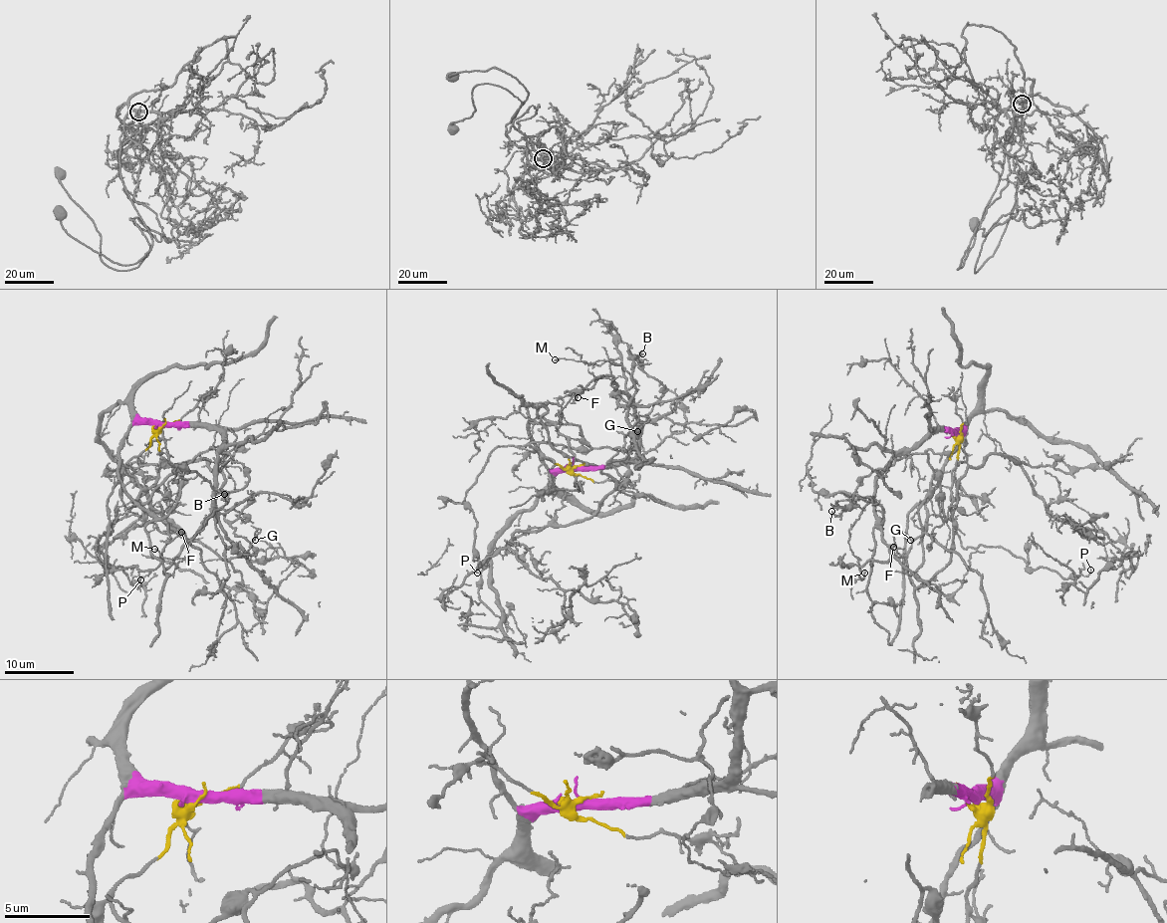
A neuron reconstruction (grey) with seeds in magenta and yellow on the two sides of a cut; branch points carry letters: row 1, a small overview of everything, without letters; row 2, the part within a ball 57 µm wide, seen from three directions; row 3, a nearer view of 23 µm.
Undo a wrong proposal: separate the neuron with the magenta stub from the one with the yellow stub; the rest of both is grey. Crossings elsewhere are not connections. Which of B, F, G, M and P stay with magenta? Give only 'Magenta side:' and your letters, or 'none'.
Magenta side: F, G, M

